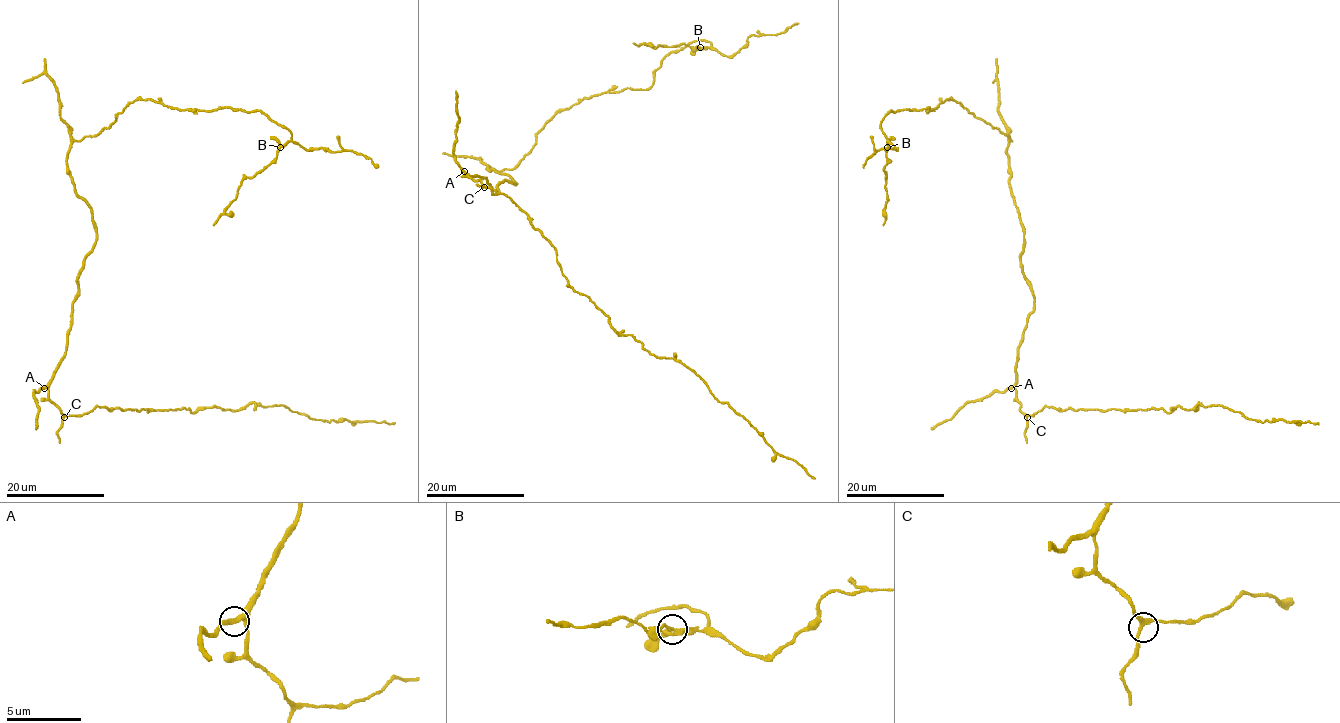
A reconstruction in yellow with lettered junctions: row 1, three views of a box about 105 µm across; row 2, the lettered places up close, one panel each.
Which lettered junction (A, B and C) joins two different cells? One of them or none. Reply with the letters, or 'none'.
B

